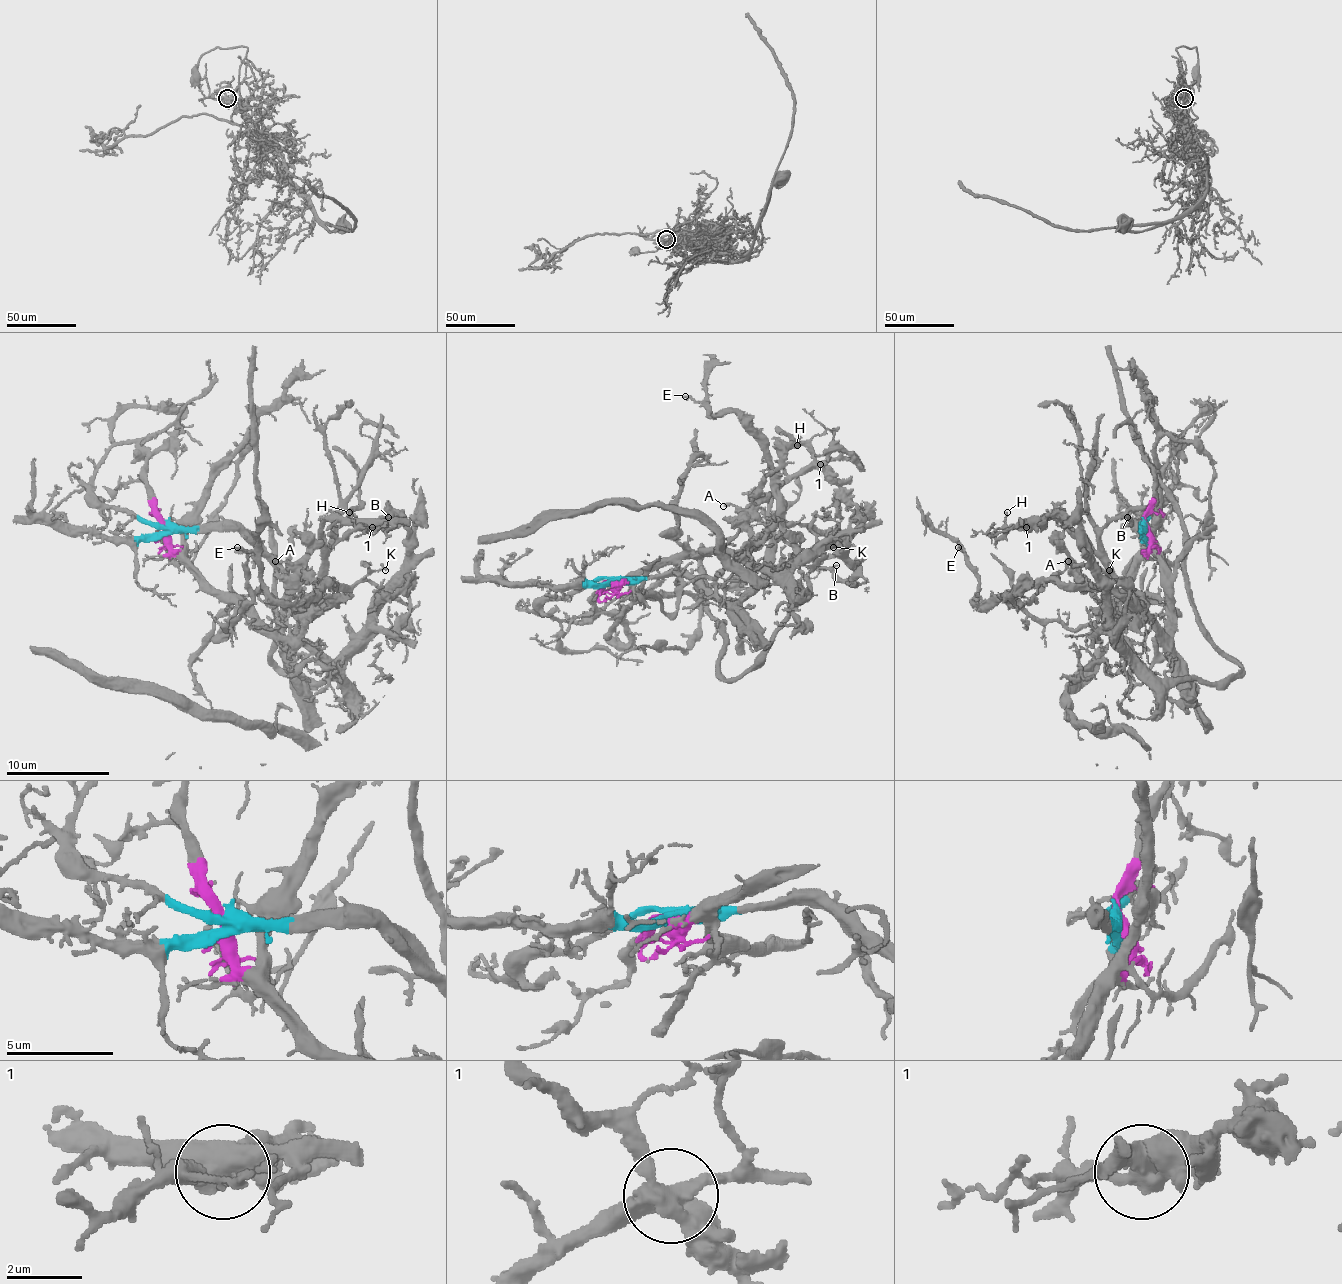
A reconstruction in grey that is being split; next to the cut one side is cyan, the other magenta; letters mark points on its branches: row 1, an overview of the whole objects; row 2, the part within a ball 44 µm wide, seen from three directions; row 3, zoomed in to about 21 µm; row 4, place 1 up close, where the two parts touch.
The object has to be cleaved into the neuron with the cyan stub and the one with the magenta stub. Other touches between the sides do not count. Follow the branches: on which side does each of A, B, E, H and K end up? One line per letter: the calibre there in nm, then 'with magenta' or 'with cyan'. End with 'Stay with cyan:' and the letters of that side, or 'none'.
A: 200 nm | with magenta
B: 140 nm | with cyan
E: 180 nm | with cyan
H: 130 nm | with magenta
K: 180 nm | with cyan
Stay with cyan: B, E, K

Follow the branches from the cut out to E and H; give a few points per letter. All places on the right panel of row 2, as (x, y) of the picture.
E: (1144, 527), (1168, 573), (1155, 617), (1090, 584), (1033, 581), (974, 604), (958, 547)
H: (1144, 527), (1150, 545), (1121, 591), (1116, 635), (1134, 659), (1085, 547), (1049, 516), (1010, 527), (1007, 511)

